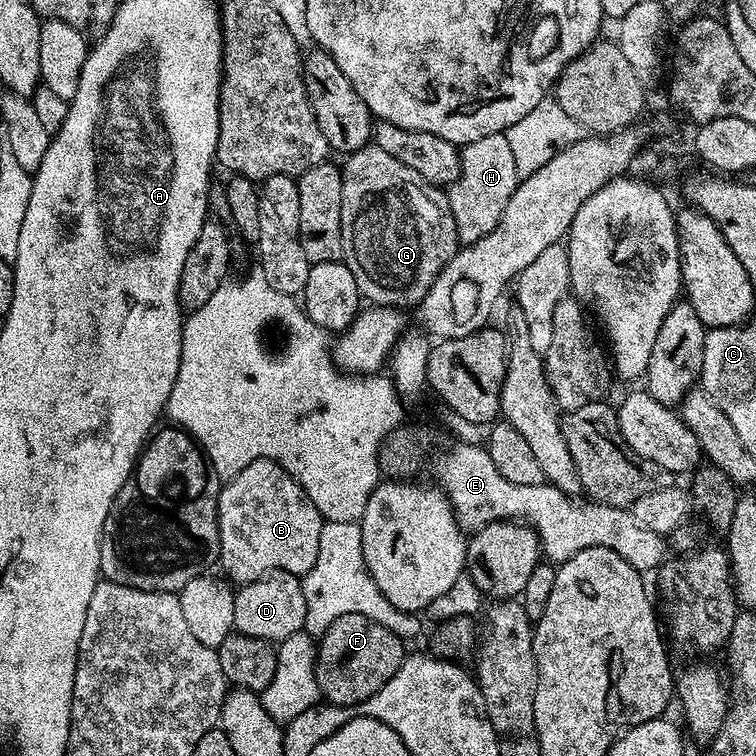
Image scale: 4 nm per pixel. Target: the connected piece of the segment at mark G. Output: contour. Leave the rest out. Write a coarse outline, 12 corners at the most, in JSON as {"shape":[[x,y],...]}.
{"shape":[[375,142],[347,153],[342,262],[419,305],[462,247],[447,191]]}

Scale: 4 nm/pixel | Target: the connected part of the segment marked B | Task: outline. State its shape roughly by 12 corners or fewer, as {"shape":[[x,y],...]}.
{"shape":[[274,461],[226,492],[219,571],[303,578],[326,523]]}

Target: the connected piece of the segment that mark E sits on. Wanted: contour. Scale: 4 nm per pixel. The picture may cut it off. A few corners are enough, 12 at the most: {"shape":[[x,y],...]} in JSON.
{"shape":[[461,442],[435,483],[465,533],[533,528],[552,562],[609,548],[641,574],[665,537],[628,508],[547,482],[514,486],[487,447]]}

